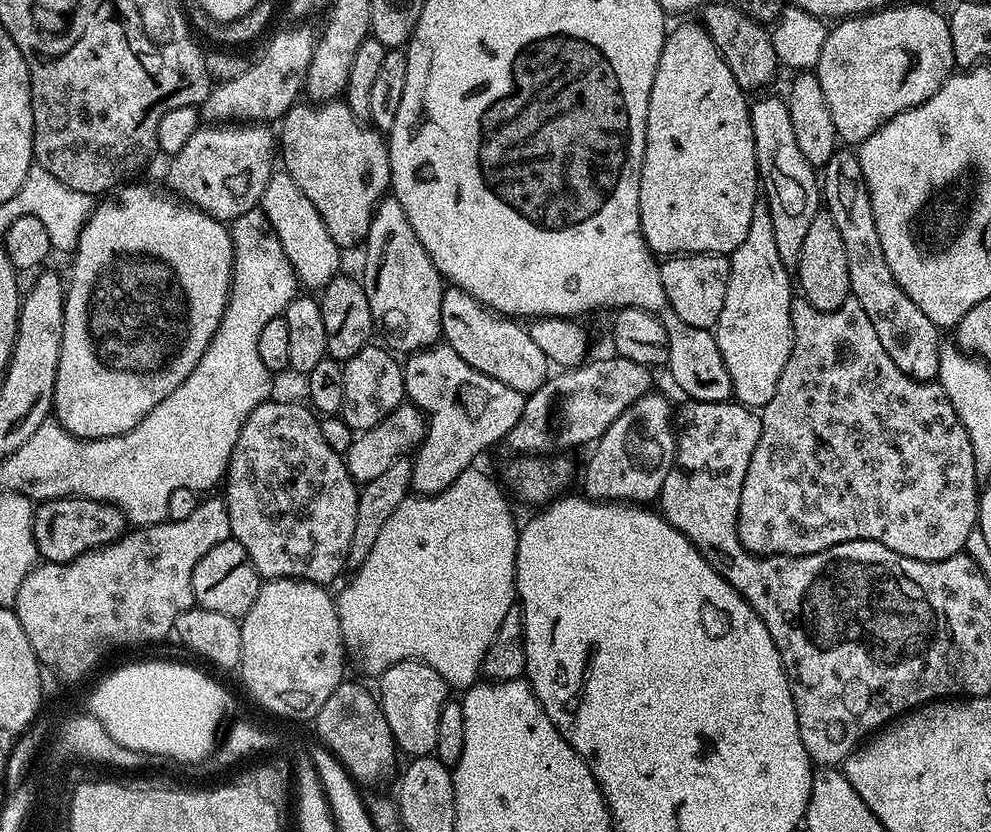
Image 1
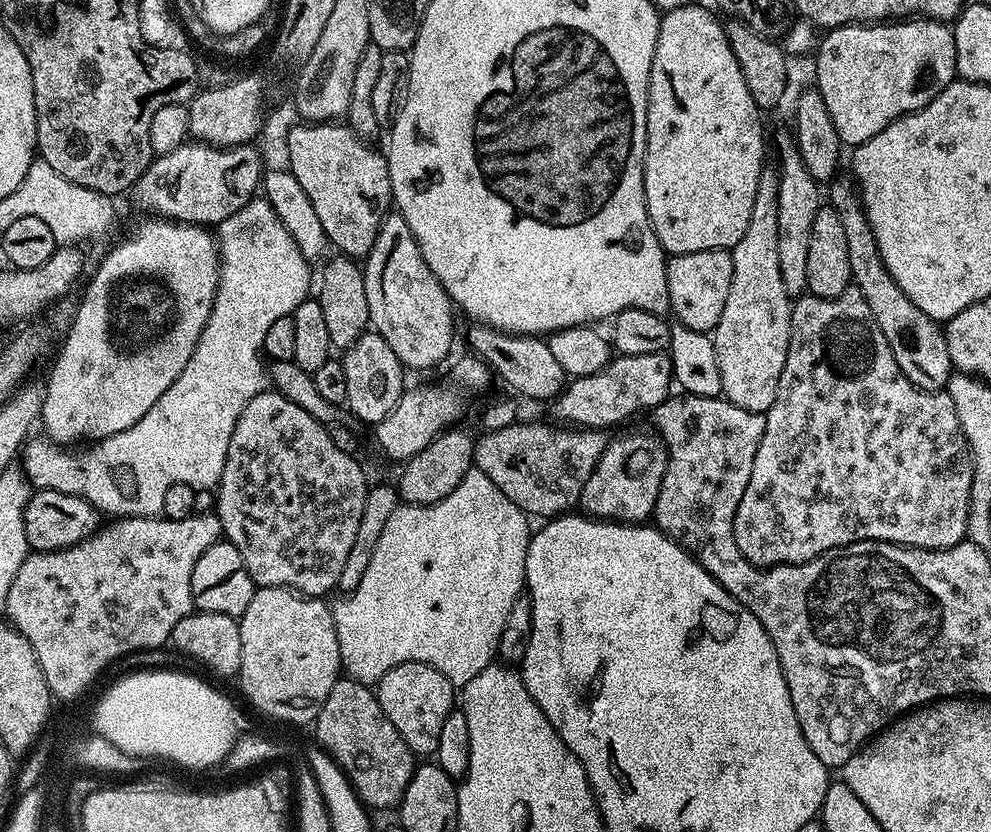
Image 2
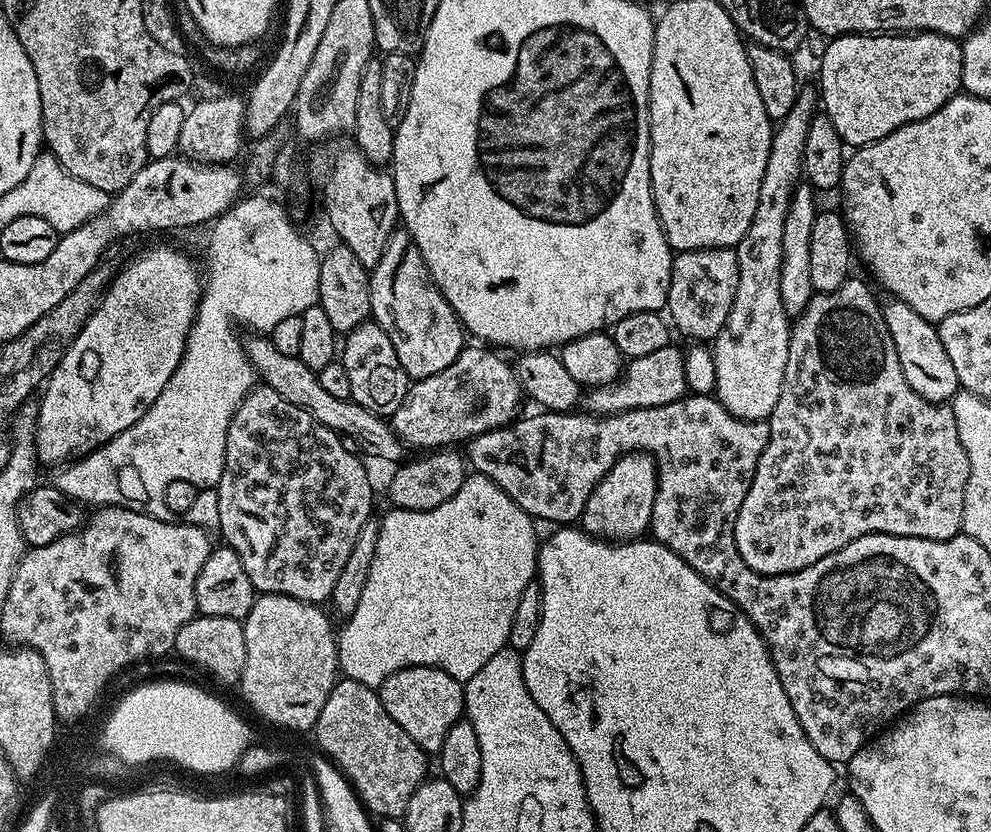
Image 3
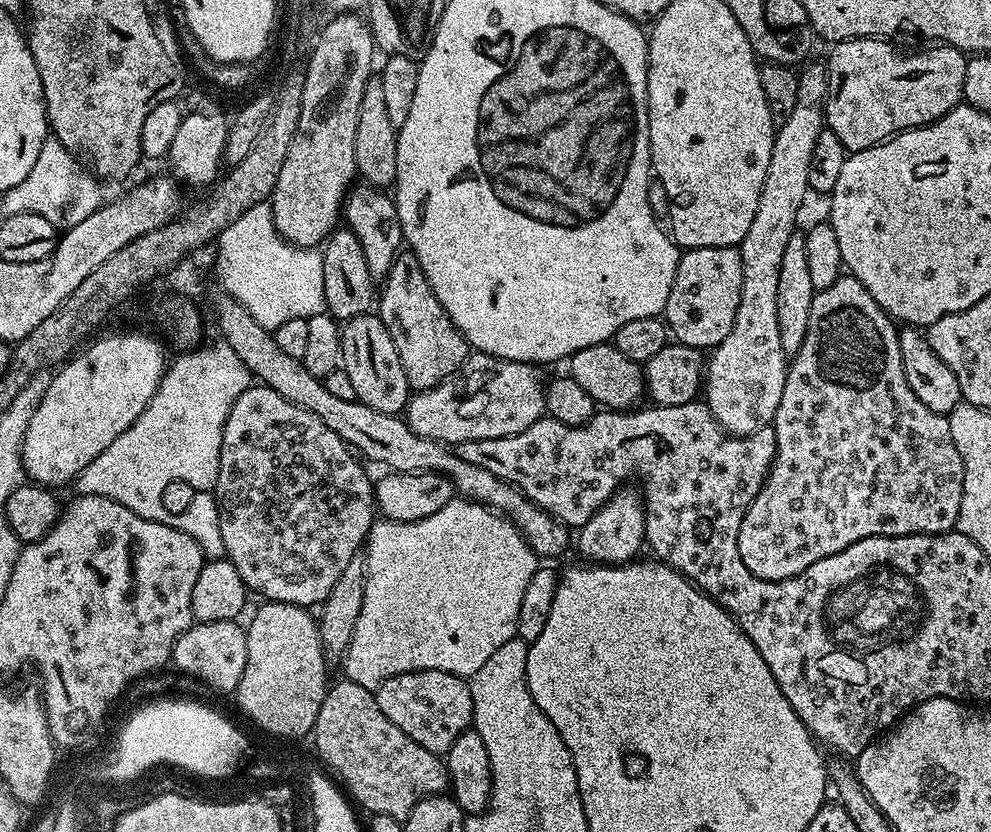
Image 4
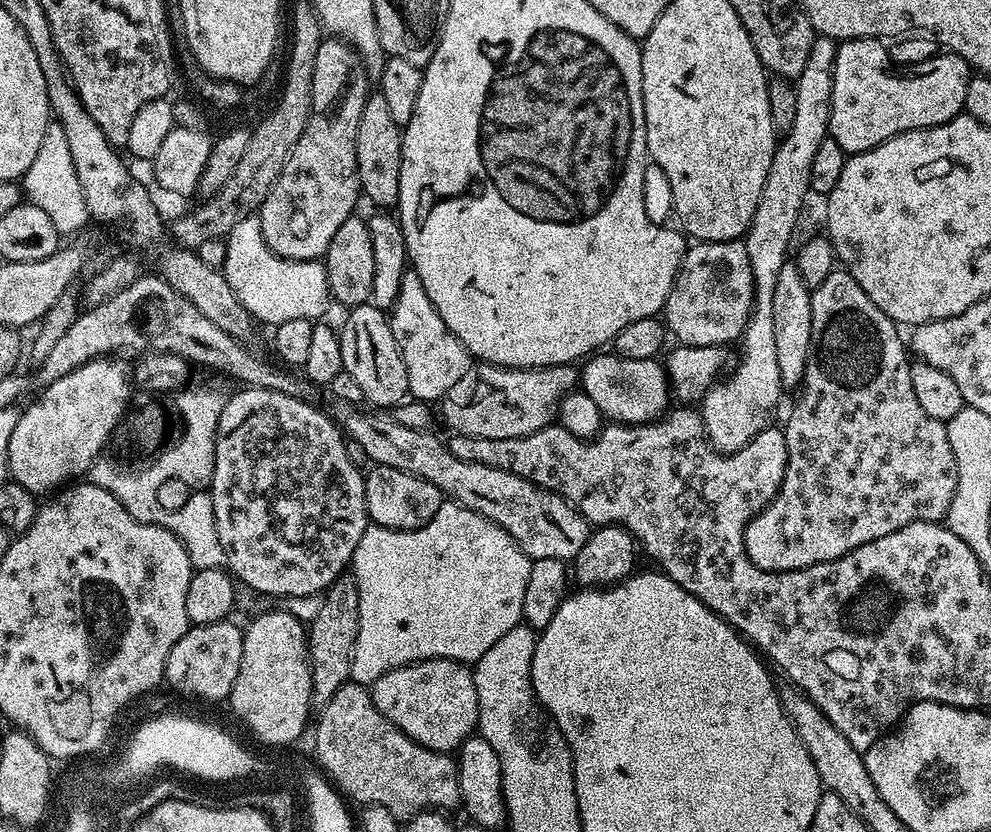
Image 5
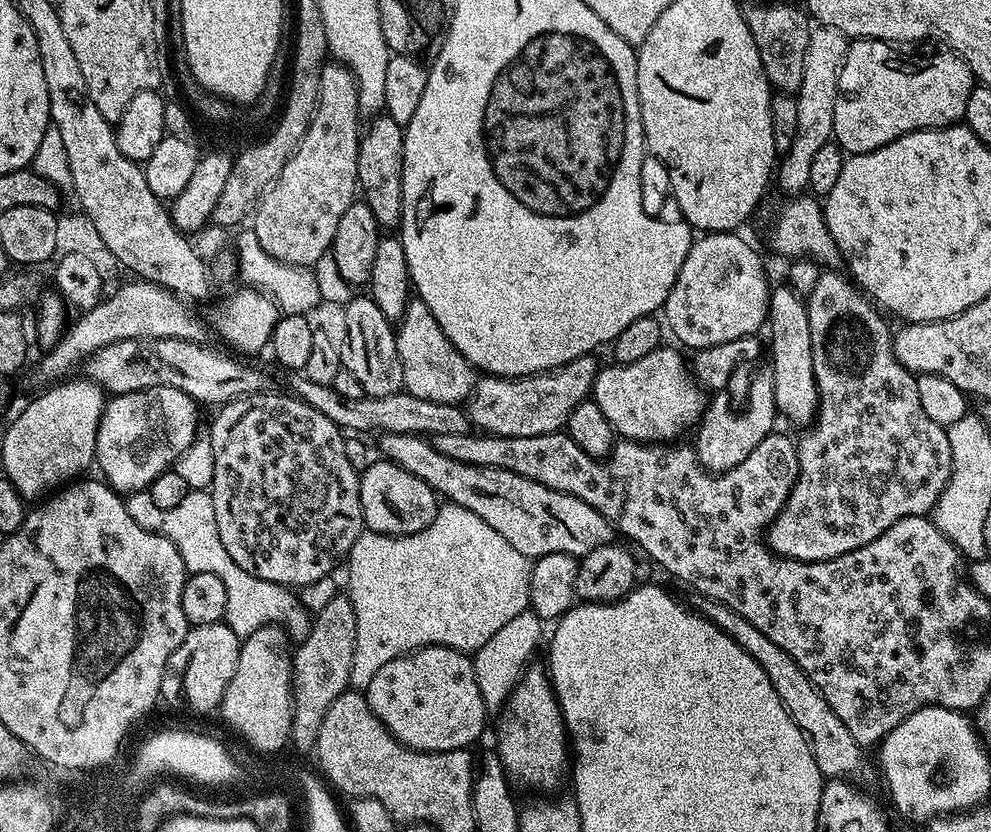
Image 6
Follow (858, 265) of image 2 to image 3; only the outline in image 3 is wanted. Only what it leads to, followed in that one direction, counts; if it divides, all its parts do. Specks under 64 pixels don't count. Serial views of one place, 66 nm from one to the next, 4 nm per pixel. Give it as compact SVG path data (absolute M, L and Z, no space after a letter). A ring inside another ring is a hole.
M892 298L883 305L886 330L890 330L890 338L894 342L894 351L898 353L898 366L902 366L902 375L906 382L914 389L914 394L922 394L935 404L951 401L957 392L961 391L958 374L950 357L946 355L946 346L942 346L940 329L935 323L922 314L910 310L906 302Z

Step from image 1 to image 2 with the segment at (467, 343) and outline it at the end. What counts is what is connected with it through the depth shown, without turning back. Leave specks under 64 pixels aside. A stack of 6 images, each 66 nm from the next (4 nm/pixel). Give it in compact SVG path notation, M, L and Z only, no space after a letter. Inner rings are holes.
M473 323L471 327L472 329L468 332L468 344L472 348L469 349L479 356L499 379L501 376L518 395L529 396L532 400L549 400L549 402L552 402L564 391L566 377L562 366L558 366L554 354L550 354L550 346L543 339L535 336L518 336L501 332L499 328L489 328L487 324Z

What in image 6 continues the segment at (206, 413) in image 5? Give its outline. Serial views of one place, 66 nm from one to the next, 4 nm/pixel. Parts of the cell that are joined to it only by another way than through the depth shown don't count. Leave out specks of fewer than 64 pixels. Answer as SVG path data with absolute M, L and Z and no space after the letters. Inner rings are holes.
M151 491L134 492L127 497L128 513L138 526L164 536L182 554L182 562L189 573L205 572L218 574L222 578L222 586L226 586L226 610L224 620L242 638L254 634L254 630L265 628L267 624L277 624L285 629L292 638L303 638L308 635L310 627L310 612L296 601L297 593L284 584L264 581L252 573L247 573L238 566L230 555L226 554L226 546L222 546L222 538L218 534L216 517L211 514L199 516L189 506L172 509L171 512L162 510L154 502Z

